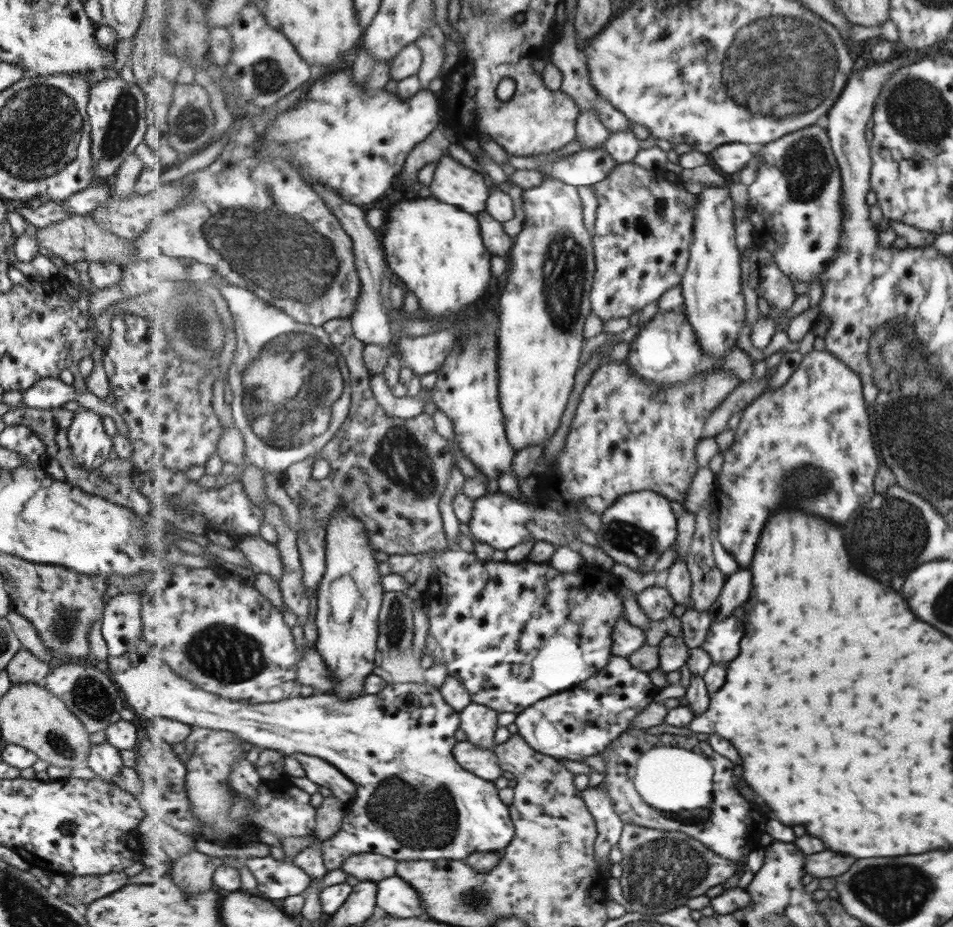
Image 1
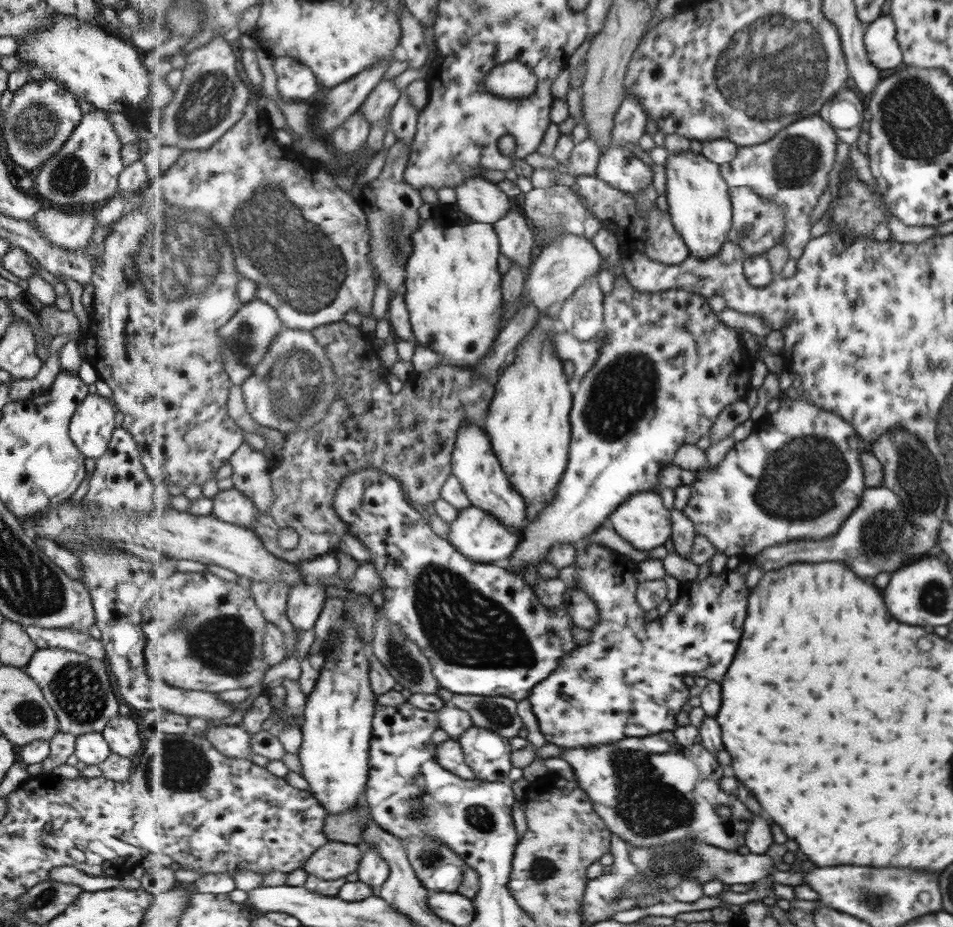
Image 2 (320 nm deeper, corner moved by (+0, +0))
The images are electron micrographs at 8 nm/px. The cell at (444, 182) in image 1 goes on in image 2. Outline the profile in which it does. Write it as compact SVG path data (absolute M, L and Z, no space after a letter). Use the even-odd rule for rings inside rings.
M483 176L468 178L455 192L461 210L475 222L493 225L511 210L511 198Z

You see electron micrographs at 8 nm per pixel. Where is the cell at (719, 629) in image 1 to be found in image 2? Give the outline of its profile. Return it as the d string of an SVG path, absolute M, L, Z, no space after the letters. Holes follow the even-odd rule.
M576 545L577 588L583 589L598 604L601 620L592 628L588 643L577 645L566 654L553 676L540 682L529 695L528 700L547 743L576 749L674 731L678 727L677 714L691 698L685 676L702 676L709 681L722 682L735 660L752 591L744 574L731 569L718 575L709 574L700 581L681 583L681 592L671 610L663 618L649 622L647 611L637 598L638 578L633 570L637 570L635 561L633 564L623 562L621 556L607 546Z

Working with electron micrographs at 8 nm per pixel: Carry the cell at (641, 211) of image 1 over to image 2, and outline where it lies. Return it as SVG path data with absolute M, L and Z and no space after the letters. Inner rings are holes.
M578 175L576 183L577 191L584 198L591 214L599 220L603 229L615 235L623 253L629 253L635 249L638 253L666 265L684 263L692 256L692 251L672 223L670 213L658 208L657 202L654 203L656 207L652 211L644 213L637 209L635 195L619 191L617 187L612 187L605 182L605 179L599 178L597 175Z

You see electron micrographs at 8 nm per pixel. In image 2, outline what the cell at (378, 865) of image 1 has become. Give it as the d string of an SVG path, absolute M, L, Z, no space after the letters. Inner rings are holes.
M333 841L322 846L304 865L304 869L313 876L325 880L337 880L358 872L363 860L362 845L351 845Z

